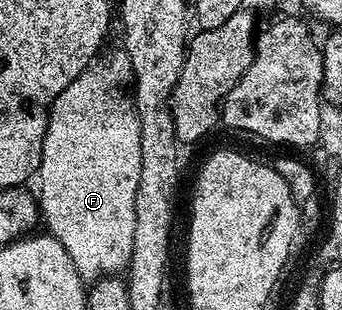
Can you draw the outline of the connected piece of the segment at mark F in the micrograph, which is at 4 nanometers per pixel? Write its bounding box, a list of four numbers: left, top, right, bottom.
[37,49,141,283]

